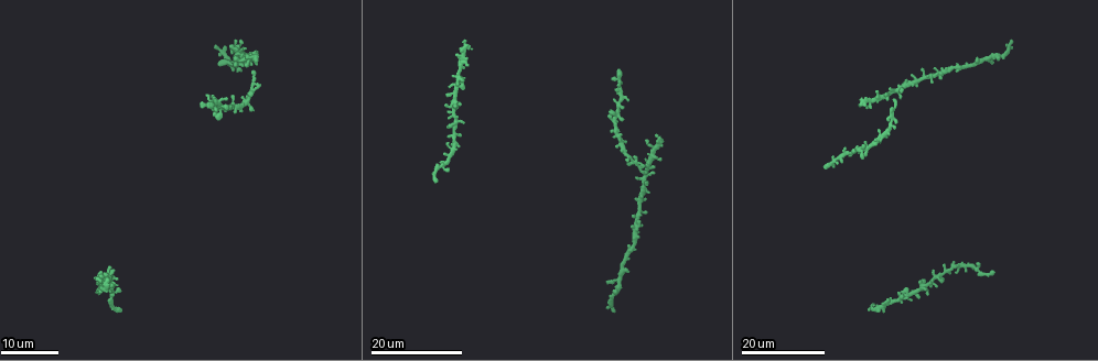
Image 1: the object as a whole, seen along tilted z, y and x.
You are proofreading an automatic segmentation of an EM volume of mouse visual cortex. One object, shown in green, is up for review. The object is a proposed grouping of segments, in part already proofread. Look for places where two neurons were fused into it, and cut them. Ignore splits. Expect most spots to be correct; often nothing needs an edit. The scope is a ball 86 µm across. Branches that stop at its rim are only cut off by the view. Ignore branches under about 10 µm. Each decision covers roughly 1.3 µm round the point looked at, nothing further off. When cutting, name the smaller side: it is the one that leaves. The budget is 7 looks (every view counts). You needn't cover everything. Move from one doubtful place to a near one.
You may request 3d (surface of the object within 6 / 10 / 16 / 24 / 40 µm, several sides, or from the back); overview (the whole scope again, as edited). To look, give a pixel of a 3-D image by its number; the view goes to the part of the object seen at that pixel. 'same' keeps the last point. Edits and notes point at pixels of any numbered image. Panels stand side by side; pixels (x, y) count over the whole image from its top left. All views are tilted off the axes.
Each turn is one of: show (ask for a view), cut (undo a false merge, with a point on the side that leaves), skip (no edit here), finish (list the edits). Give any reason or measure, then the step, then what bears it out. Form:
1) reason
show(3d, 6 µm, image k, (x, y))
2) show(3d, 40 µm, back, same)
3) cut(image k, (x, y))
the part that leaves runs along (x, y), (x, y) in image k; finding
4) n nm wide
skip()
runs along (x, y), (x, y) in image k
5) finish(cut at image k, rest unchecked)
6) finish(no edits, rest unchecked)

looks like a crossing
show(3d, 24 µm, image 1, (861, 152))

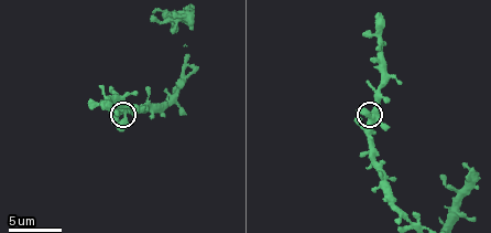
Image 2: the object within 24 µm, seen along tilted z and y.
show(3d, 10 µm, image 2, (126, 109))

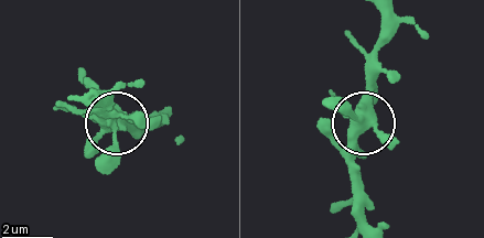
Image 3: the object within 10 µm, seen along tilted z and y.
side arm 47 µm
skip()
runs along (362, 172), (356, 152), (370, 64) in image 3; one neuron here

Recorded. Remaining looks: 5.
four or more arms meet
show(3d, 16 µm, image 1, (884, 98))

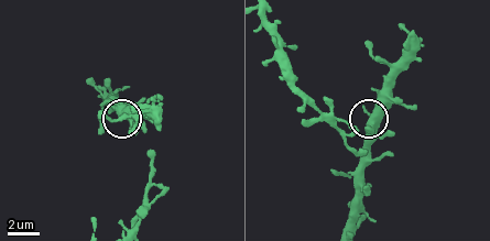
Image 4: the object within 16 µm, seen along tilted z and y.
show(3d, 6 µm, image 4, (376, 119))

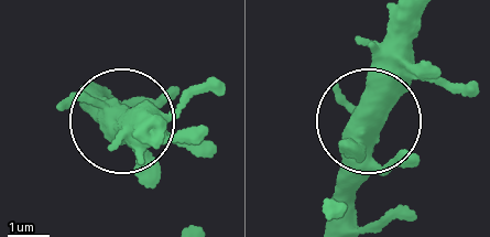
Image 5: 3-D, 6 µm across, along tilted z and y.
460 nm wide
skip()
continuous, no second neuron

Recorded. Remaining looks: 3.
four-way junction
show(3d, 6 µm, image 2, (177, 88))

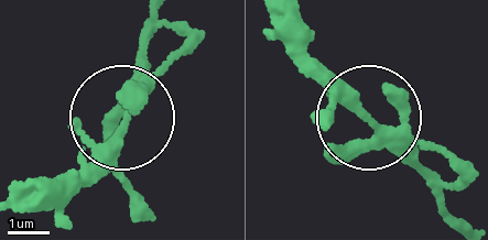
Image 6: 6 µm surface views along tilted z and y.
skip()
runs along (272, 13), (435, 189) in image 6; one neuron here

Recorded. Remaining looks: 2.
show(3d, 24 µm, image 1, (967, 265))

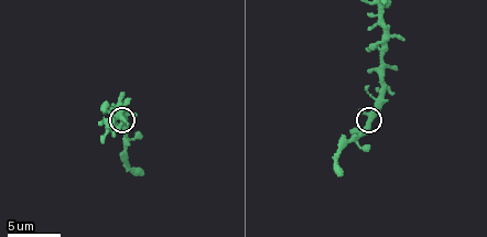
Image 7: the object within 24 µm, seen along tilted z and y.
show(3d, 6 µm, image 7, (371, 120))

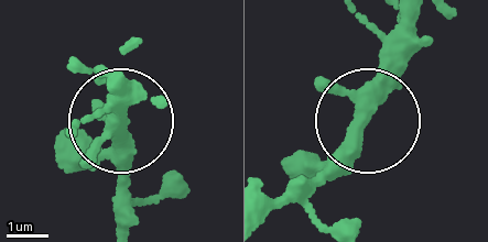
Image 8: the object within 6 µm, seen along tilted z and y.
340 nm wide
skip()
one neuron here

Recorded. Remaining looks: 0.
finish(no edits, rest unchecked)

